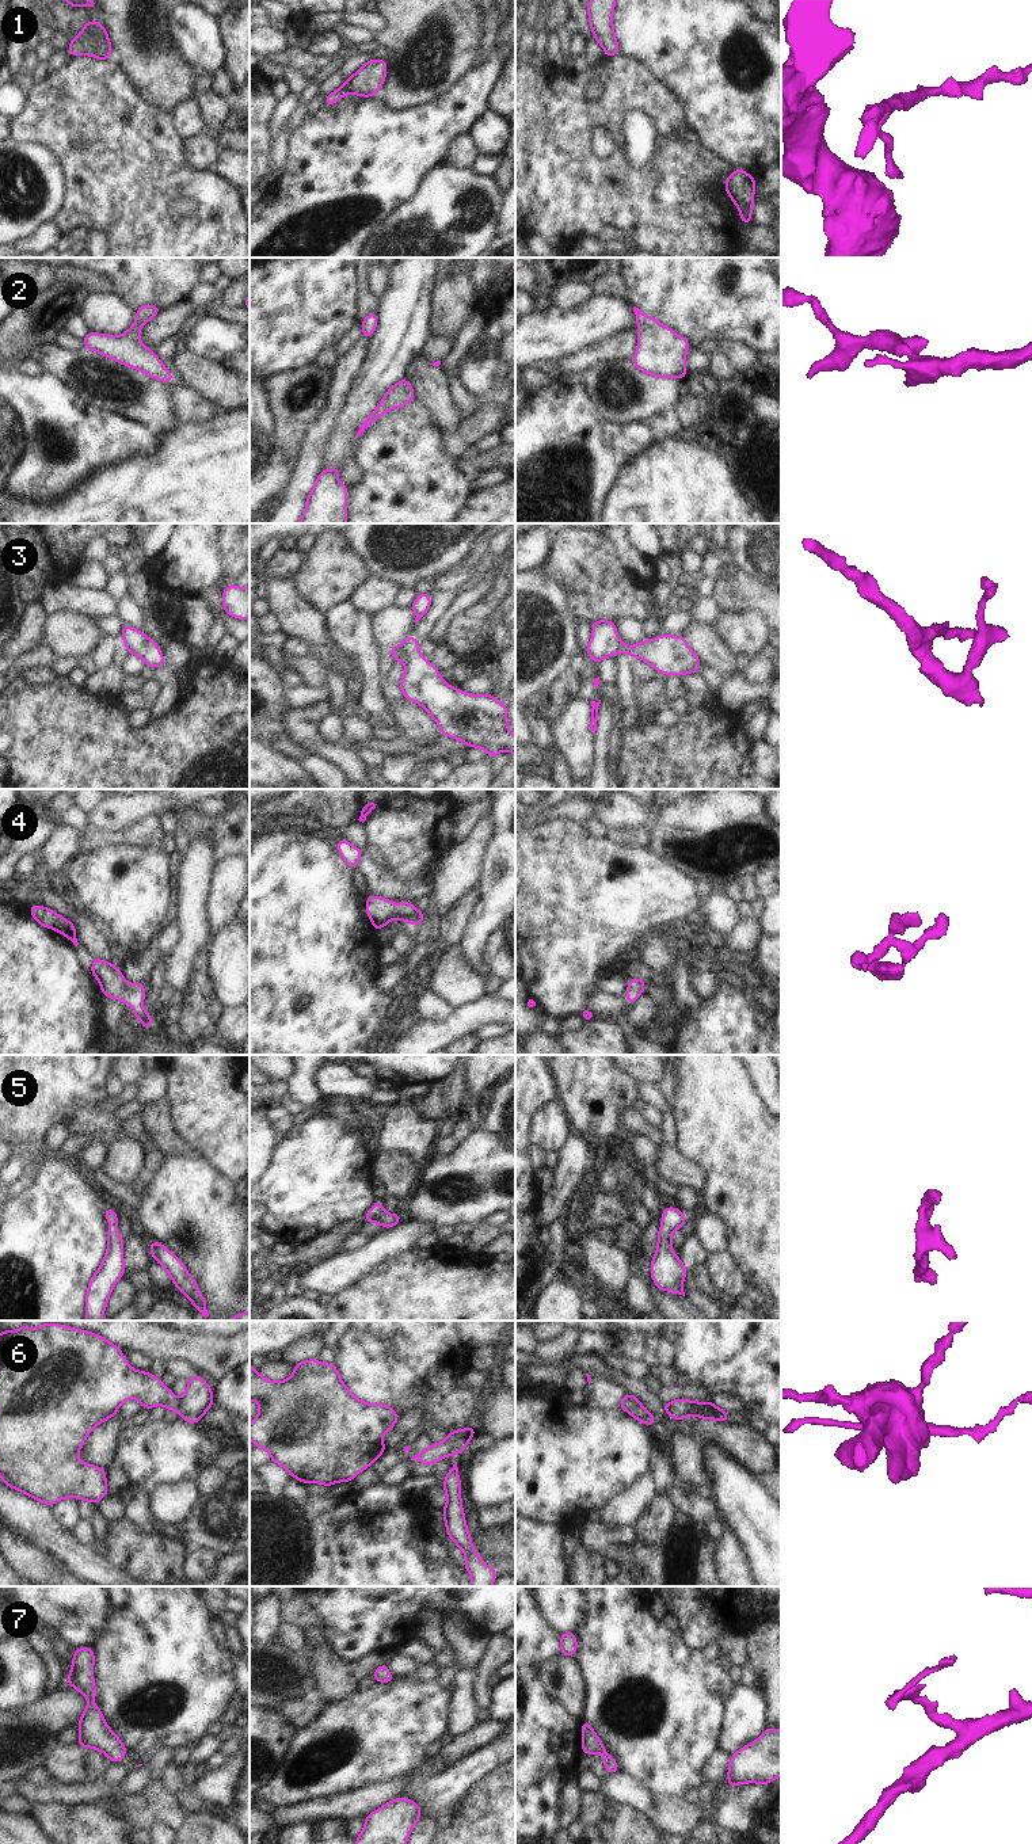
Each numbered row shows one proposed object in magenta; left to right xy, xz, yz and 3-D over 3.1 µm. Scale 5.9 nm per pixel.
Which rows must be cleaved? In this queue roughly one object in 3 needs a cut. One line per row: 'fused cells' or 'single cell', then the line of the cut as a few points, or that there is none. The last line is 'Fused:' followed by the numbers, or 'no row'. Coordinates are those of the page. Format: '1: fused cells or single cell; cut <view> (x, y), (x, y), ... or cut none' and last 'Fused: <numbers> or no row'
1: single cell; cut none
2: single cell; cut none
3: single cell; cut none
4: single cell; cut none
5: single cell; cut none
6: fused cells; cut xy (178, 1399), (181, 1416)
7: single cell; cut none
Fused: 6

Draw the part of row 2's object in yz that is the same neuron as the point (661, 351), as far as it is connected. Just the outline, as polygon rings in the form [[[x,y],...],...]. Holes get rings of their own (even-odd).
[[[633,306],[637,320],[639,342],[633,365],[650,376],[660,378],[686,378],[685,354],[689,340]]]

